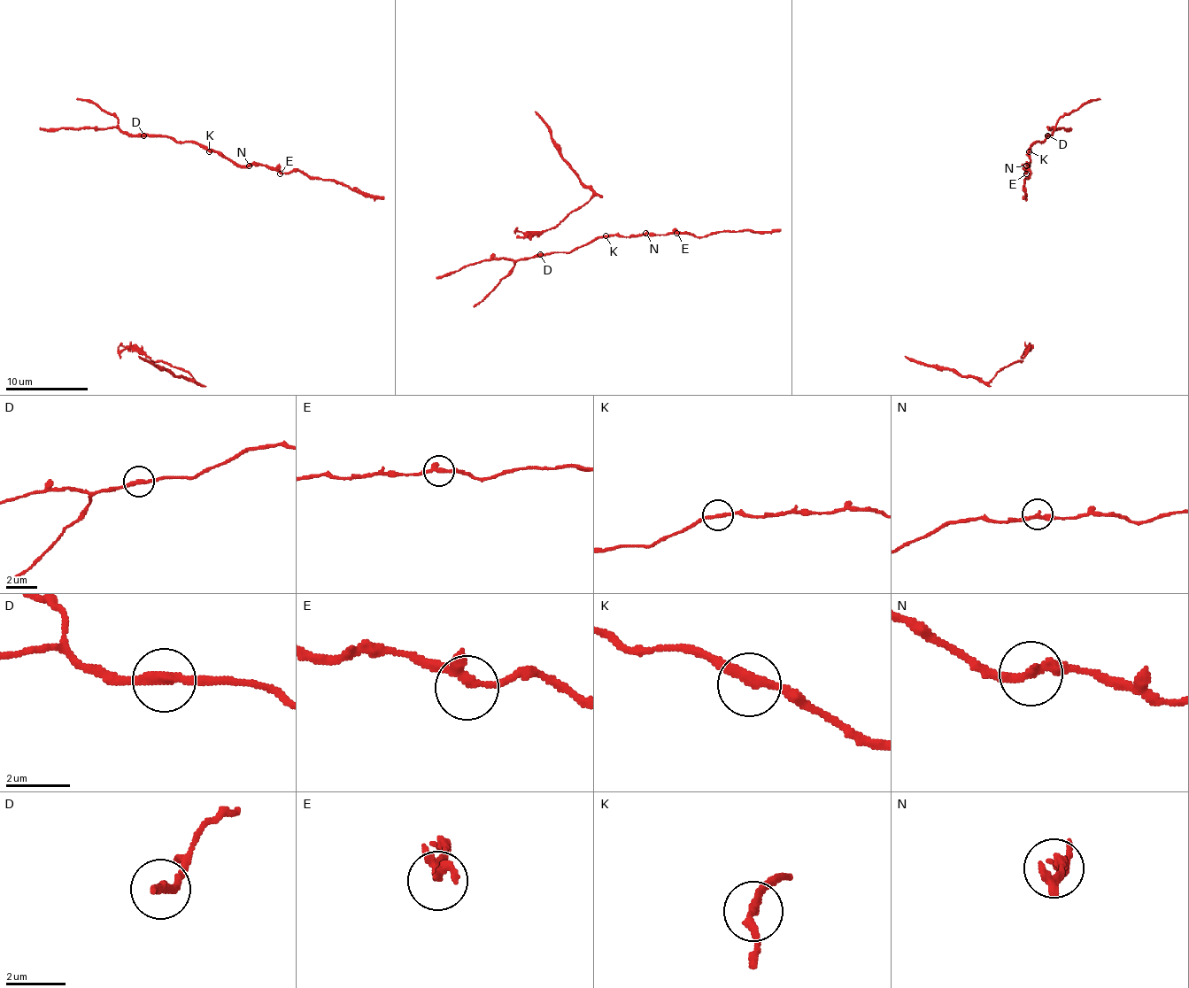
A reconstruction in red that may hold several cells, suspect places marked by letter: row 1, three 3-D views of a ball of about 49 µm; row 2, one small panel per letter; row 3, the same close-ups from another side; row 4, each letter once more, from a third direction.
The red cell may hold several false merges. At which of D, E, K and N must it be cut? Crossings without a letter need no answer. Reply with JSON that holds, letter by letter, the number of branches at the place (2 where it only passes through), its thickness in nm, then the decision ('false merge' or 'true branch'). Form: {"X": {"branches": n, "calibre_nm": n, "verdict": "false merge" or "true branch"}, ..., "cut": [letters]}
{"D": {"branches": 2, "calibre_nm": 280, "verdict": "true branch"}, "E": {"branches": 3, "calibre_nm": 200, "verdict": "true branch"}, "K": {"branches": 2, "calibre_nm": 280, "verdict": "true branch"}, "N": {"branches": 2, "calibre_nm": 280, "verdict": "true branch"}, "cut": []}

